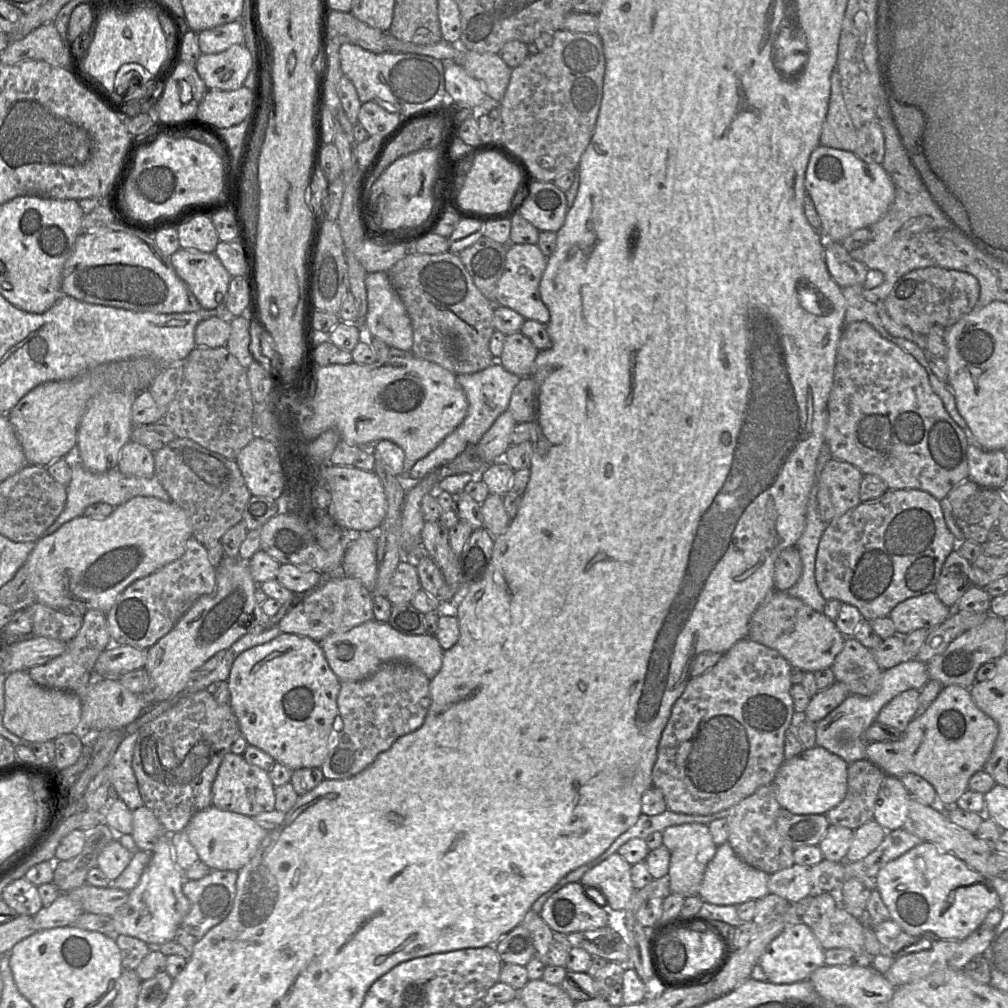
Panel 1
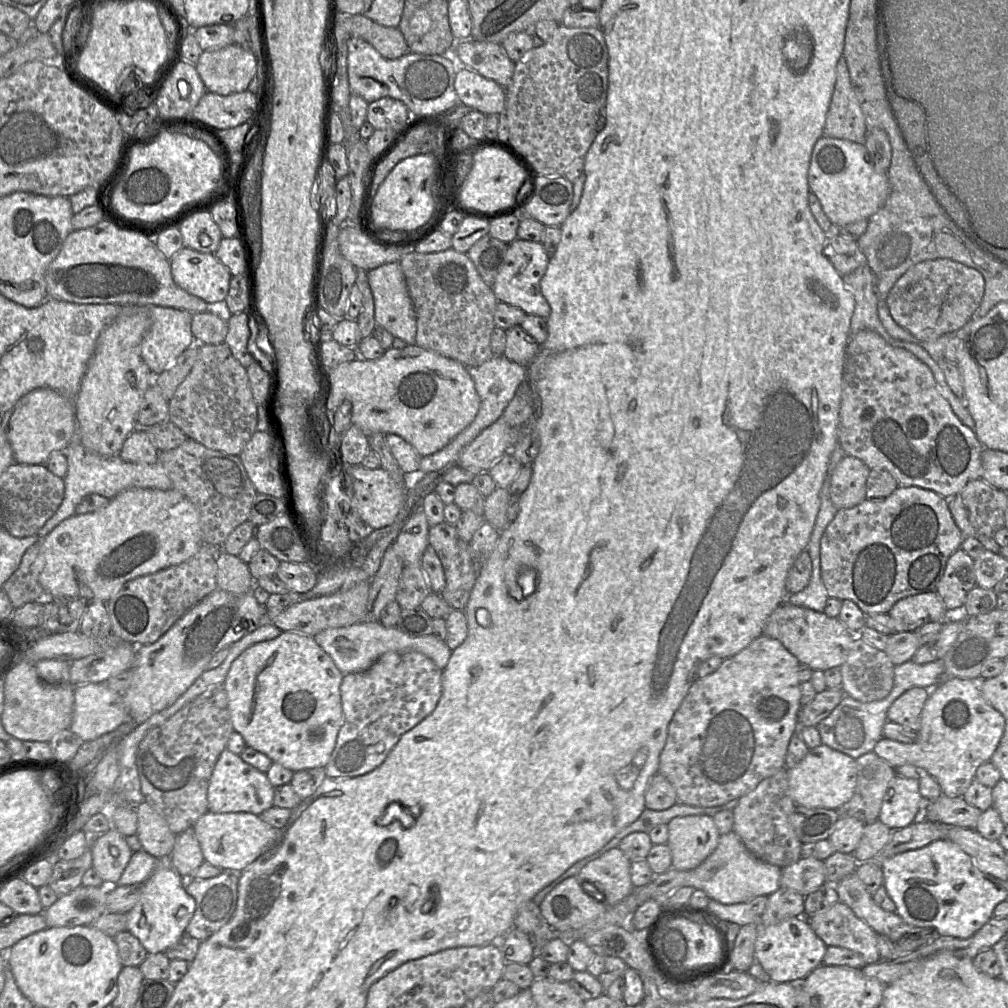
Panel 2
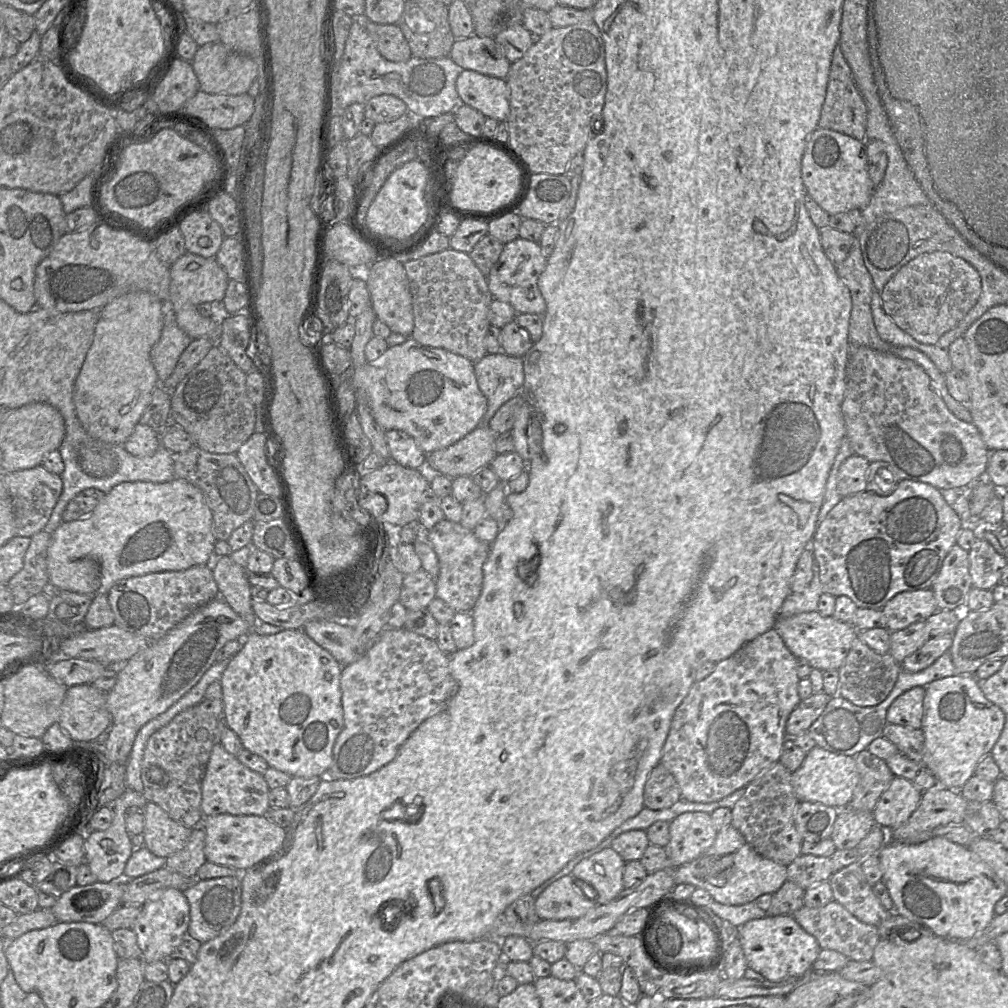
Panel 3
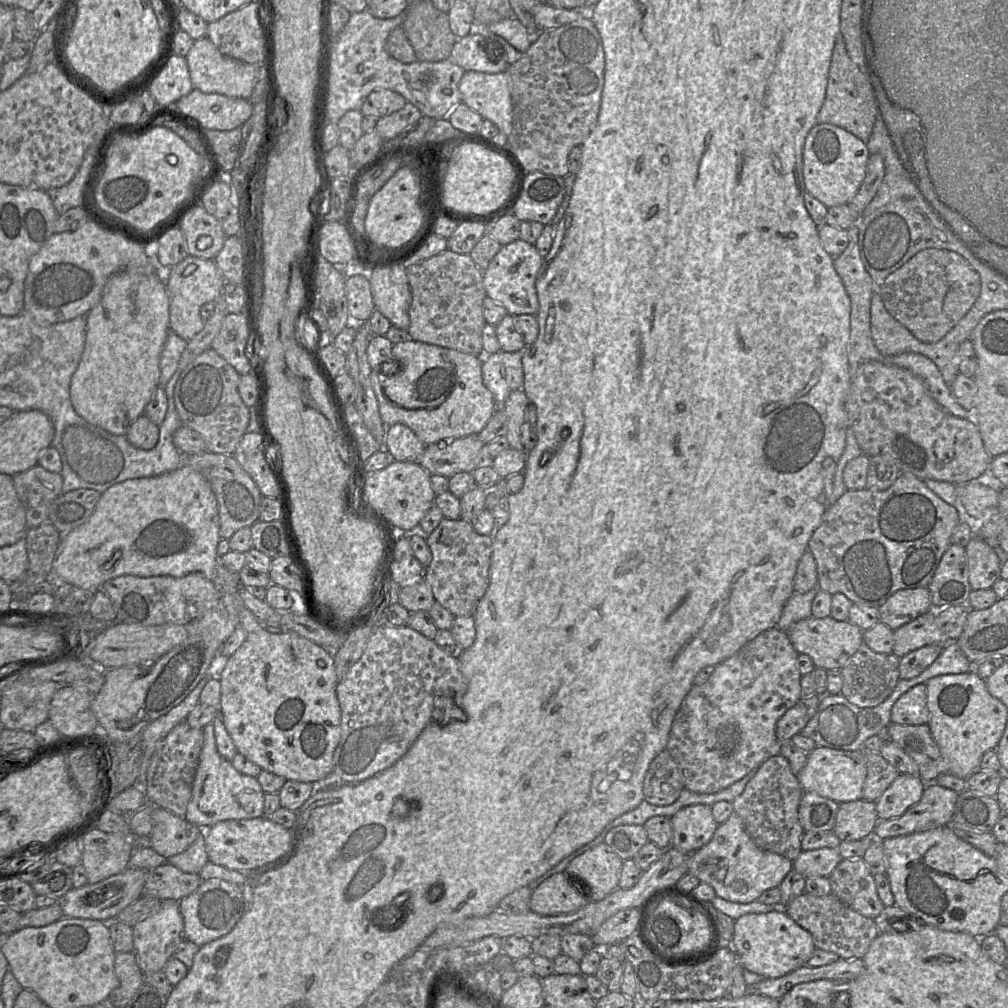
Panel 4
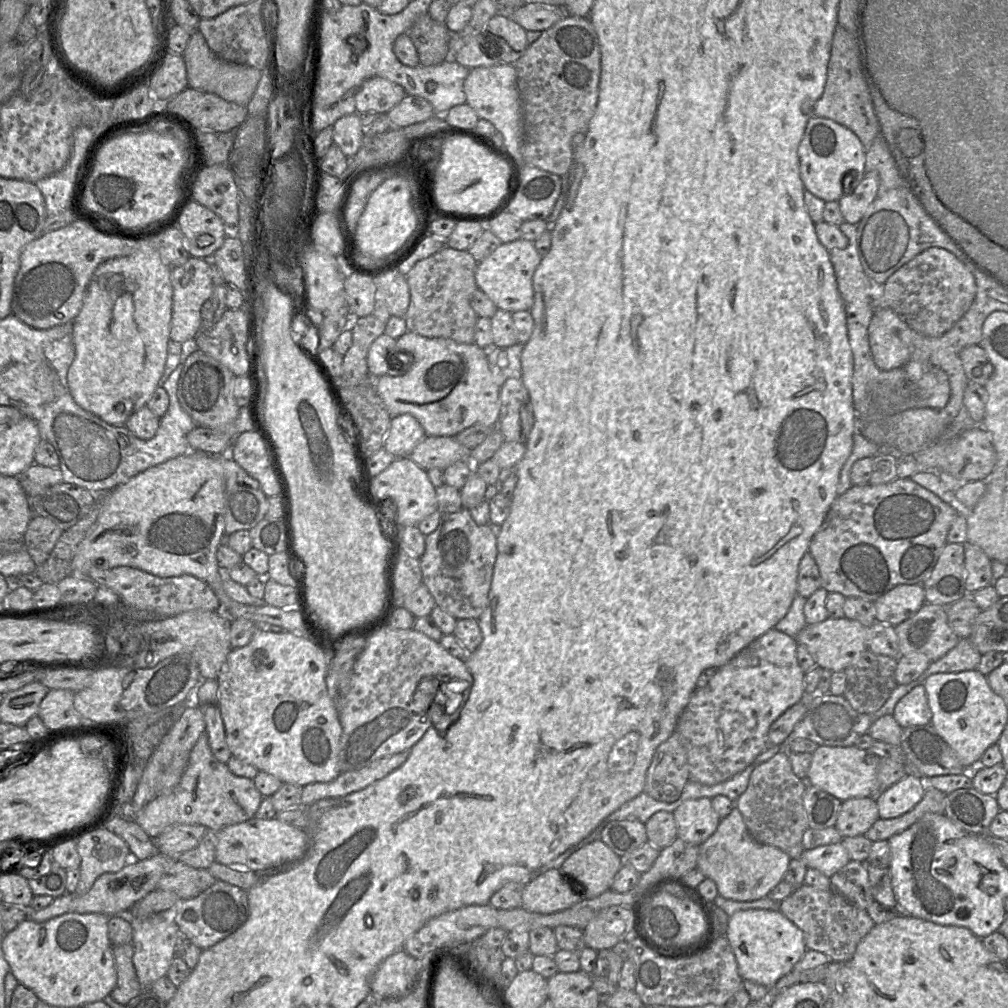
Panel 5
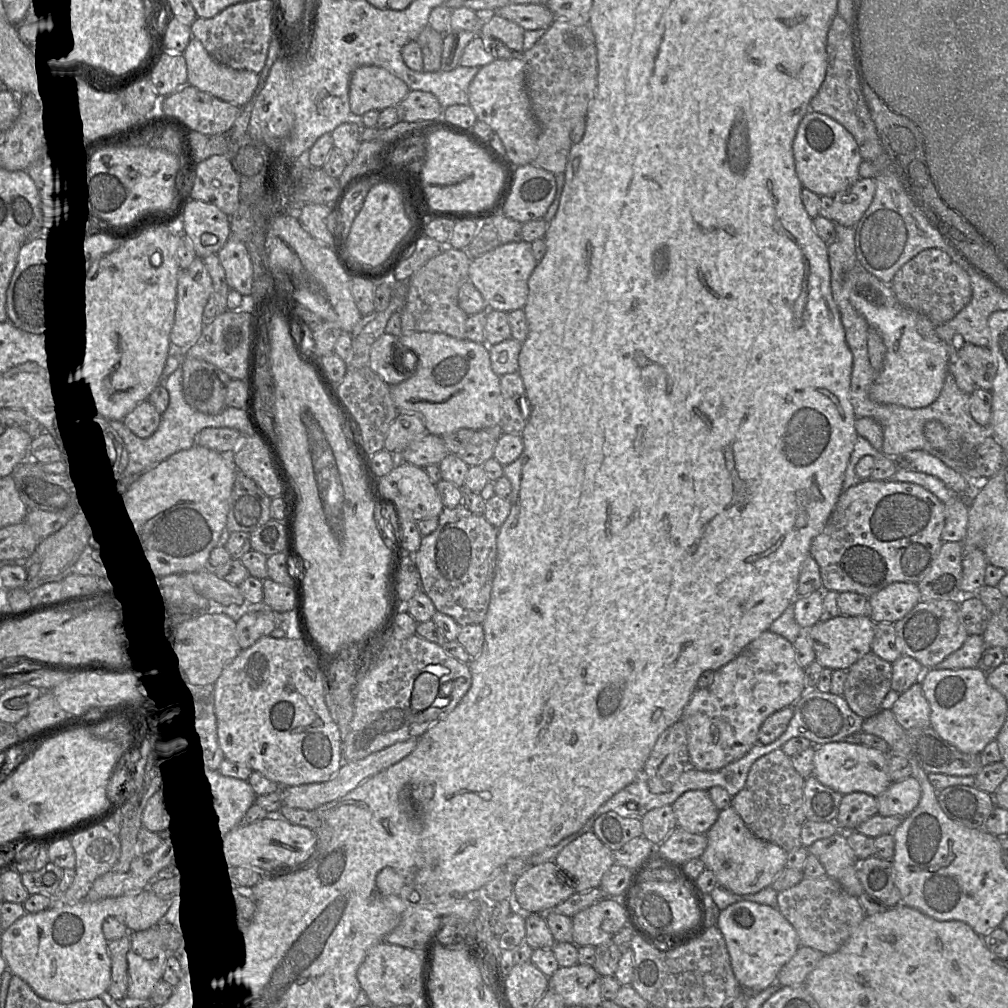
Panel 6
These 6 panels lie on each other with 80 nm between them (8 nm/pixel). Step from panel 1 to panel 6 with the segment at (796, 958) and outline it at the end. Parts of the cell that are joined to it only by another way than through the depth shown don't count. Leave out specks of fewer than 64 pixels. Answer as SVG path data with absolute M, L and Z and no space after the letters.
M756 902L731 904L720 912L716 926L724 937L736 980L755 994L776 982L780 970L800 947L797 932L781 912Z

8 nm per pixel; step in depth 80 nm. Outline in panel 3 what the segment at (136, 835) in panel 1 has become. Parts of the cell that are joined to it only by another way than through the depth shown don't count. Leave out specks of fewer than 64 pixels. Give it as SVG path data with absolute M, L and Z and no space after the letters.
M147 802L142 812L145 816L144 846L154 855L167 858L185 847L193 828L188 828L176 822L160 806L153 802Z

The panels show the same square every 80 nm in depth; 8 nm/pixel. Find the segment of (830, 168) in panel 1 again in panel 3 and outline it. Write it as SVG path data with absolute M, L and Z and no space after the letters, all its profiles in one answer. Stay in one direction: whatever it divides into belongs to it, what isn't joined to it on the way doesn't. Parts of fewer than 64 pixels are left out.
M817 128L811 133L801 159L801 176L807 195L828 215L853 209L862 210L870 202L875 191L868 174L866 142L830 129Z

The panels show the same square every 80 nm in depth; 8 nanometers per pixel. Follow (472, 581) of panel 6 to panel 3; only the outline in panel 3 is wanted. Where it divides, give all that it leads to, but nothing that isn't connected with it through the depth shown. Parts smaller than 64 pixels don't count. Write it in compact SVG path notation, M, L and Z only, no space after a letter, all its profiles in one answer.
M443 519L423 537L432 546L439 560L439 574L435 578L436 597L455 612L471 612L480 596L483 584L483 565L491 545L480 541L472 530L459 522Z

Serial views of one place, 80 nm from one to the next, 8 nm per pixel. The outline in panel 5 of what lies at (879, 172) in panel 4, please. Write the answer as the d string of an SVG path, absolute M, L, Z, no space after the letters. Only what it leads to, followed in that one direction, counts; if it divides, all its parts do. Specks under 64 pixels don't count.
M867 172L858 187L838 201L844 223L858 226L868 207L878 197L879 186L878 174L876 172Z

